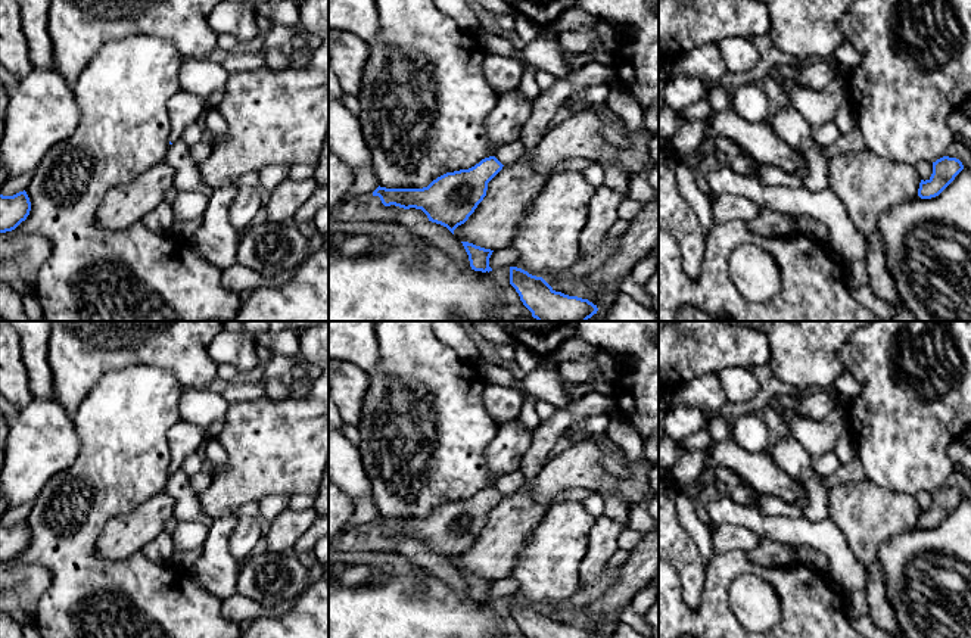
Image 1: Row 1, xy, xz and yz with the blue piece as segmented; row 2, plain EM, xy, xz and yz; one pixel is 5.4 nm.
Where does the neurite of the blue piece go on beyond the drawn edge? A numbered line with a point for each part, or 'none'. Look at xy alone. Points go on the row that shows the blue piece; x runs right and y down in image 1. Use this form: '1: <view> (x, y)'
none

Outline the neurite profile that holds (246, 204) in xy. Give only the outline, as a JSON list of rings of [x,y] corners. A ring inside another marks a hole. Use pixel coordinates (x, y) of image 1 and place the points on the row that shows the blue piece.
[[[249,186],[237,187],[237,194],[230,206],[230,224],[243,233],[262,206],[261,193]]]

